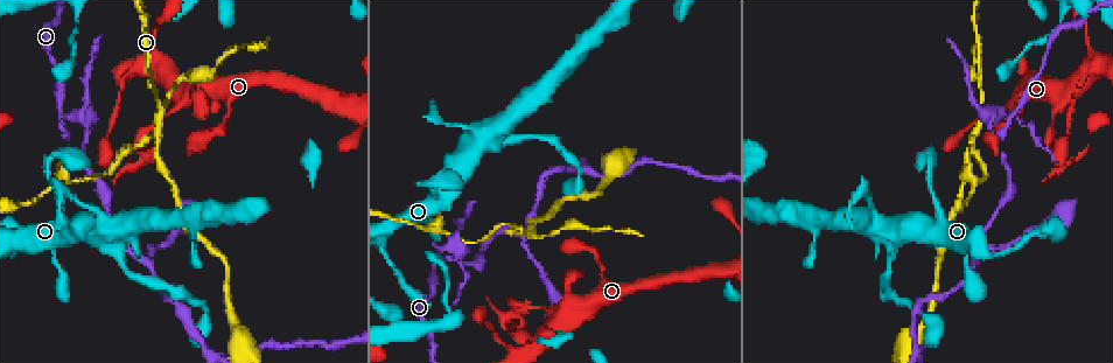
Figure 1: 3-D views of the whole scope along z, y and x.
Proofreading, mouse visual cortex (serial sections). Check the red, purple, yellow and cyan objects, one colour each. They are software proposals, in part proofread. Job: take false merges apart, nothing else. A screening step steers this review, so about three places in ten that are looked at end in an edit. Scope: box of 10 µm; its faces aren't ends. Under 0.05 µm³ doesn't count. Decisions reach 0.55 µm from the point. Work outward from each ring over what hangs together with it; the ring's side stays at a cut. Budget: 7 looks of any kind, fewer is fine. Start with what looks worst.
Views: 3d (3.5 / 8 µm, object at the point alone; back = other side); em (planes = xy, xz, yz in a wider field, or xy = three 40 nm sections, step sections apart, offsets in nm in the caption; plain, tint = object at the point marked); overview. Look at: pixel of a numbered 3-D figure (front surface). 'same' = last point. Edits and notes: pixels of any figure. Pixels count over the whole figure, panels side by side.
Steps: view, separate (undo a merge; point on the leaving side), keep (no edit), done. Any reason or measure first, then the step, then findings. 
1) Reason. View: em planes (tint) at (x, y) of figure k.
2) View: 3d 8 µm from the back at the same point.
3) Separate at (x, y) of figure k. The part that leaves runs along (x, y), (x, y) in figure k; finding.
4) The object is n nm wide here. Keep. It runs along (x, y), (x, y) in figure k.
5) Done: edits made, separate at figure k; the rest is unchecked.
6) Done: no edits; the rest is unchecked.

A fork. View: 3d 3.5 µm at (154, 88) of figure 1.

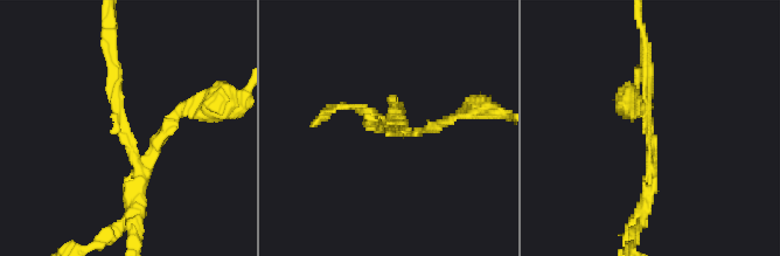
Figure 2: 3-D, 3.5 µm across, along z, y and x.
View: em xy step 2 (tint) at (118, 135) of figure 2.

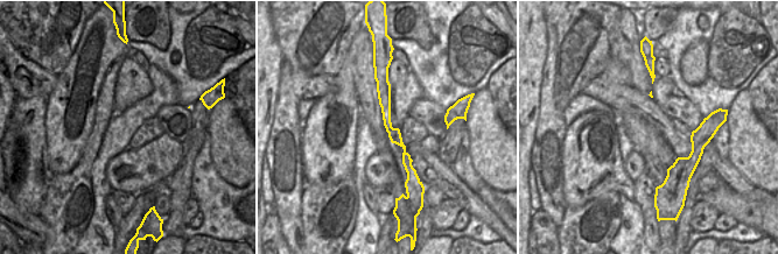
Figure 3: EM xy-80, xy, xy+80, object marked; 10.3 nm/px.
Cut it another way. View: em planes (tint) at the same point.

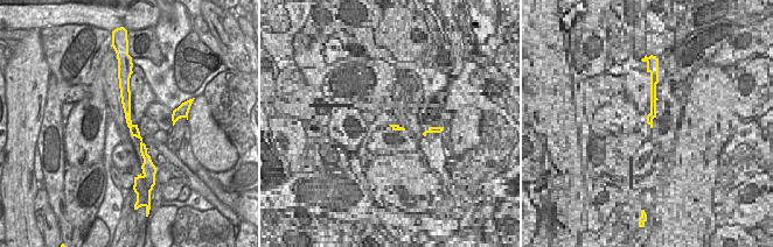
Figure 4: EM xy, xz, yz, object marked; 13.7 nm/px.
Separate at (171, 128) of figure 2. A second cell is stuck on.

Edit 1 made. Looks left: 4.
Redraw. View: overview.

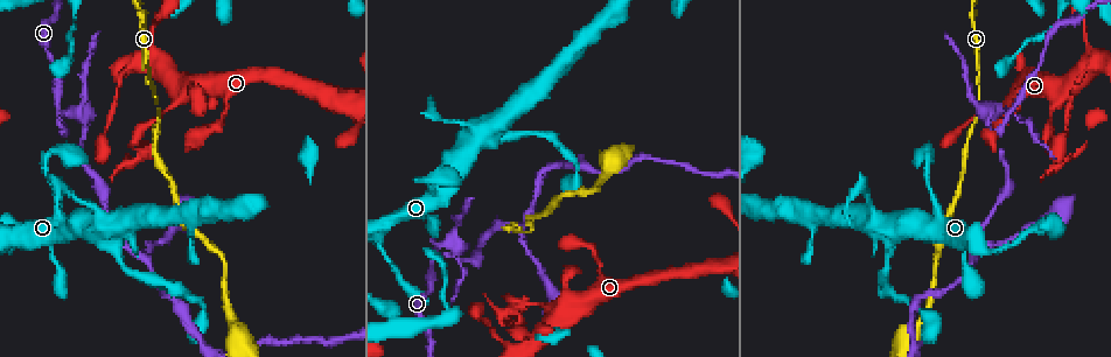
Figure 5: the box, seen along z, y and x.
Narrows sharply. View: 3d 3.5 µm at (61, 131) of figure 5.

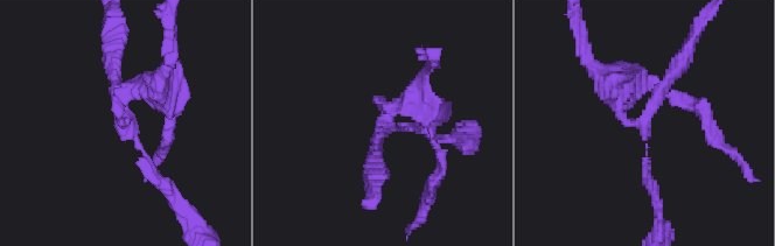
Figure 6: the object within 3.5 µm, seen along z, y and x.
3 arms meet here; the arms are 150, 200, 300 nm wide. View: em xy step 5 (tint) at (122, 121) of figure 6.

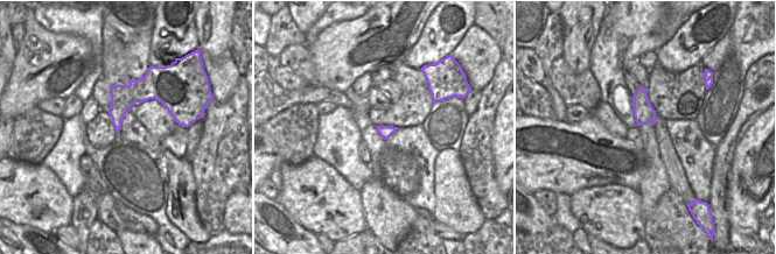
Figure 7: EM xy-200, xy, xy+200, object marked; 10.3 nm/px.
Separate at (391, 107) of figure 6. The part that leaves runs along (381, 106), (412, 100), (431, 64) in figure 6; a second cell is stuck on.

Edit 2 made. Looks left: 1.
Done: edits made, separate at figure 2, separate at figure 6; the rest is unchecked.

